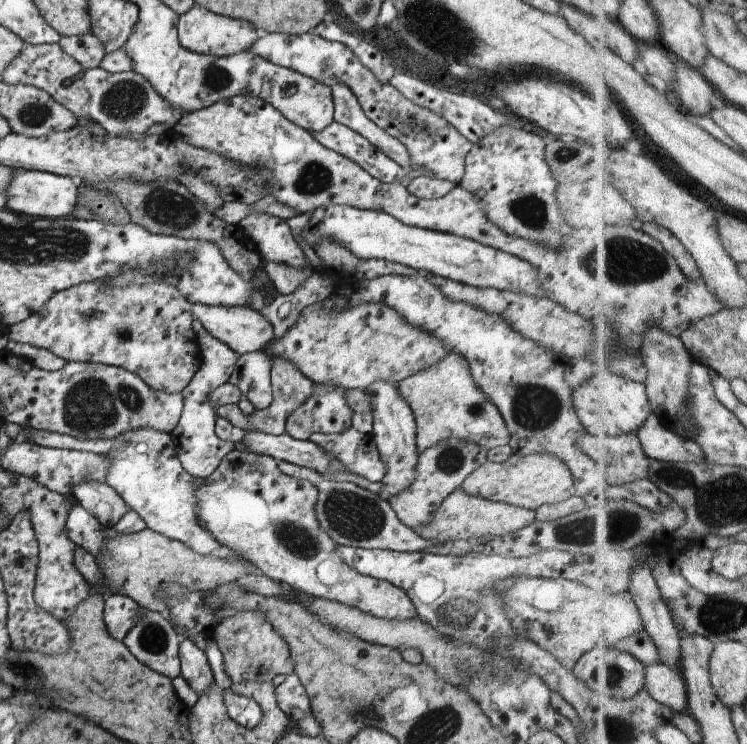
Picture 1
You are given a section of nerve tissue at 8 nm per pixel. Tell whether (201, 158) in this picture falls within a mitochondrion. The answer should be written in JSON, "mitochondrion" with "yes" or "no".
{"mitochondrion":"no"}

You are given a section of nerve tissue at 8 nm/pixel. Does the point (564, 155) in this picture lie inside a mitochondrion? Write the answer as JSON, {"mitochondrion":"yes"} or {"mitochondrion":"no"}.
{"mitochondrion":"yes"}

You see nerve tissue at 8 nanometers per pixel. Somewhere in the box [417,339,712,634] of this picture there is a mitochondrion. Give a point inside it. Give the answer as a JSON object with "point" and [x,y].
{"point":[586,530]}

